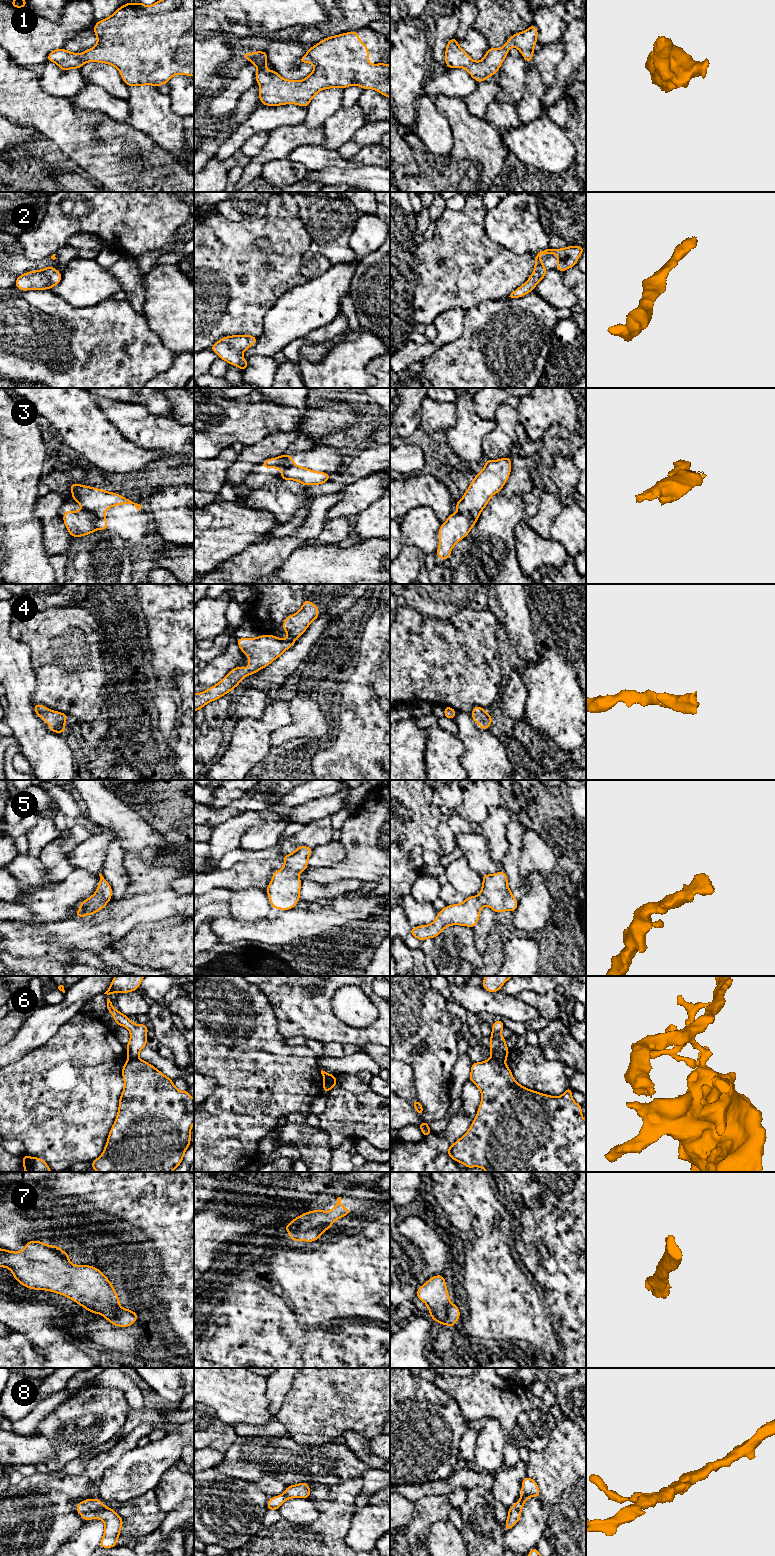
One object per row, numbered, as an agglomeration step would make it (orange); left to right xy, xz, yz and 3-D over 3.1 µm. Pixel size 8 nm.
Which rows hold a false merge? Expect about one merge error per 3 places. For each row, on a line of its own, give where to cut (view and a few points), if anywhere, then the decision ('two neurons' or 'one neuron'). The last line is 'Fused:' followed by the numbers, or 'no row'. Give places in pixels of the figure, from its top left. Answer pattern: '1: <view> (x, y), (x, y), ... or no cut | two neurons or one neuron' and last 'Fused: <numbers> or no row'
1: no cut | one neuron
2: no cut | one neuron
3: xy (83, 508), (92, 515), (99, 528) | two neurons
4: no cut | one neuron
5: no cut | one neuron
6: yz (491, 1056), (504, 1062) | two neurons
7: xz (330, 1226), (318, 1226), (290, 1233) | two neurons
8: no cut | one neuron
Fused: 3, 6, 7

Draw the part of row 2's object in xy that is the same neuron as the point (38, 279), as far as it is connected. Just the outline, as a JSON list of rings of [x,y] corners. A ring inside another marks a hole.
[[[47,266],[42,270],[26,272],[17,277],[14,286],[22,291],[47,290],[58,285],[62,274],[53,266]]]

